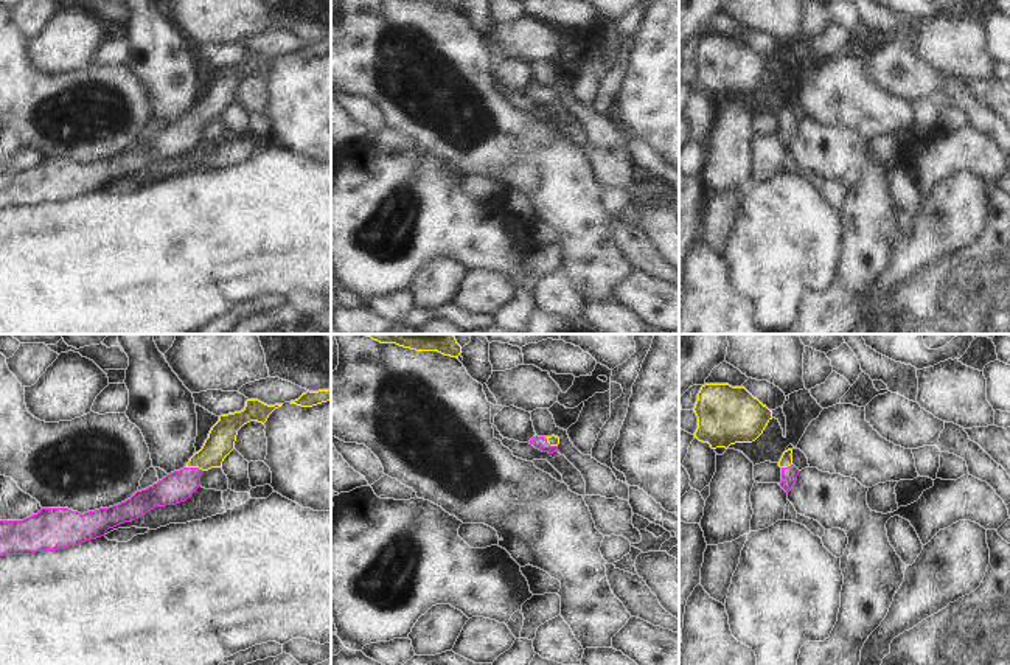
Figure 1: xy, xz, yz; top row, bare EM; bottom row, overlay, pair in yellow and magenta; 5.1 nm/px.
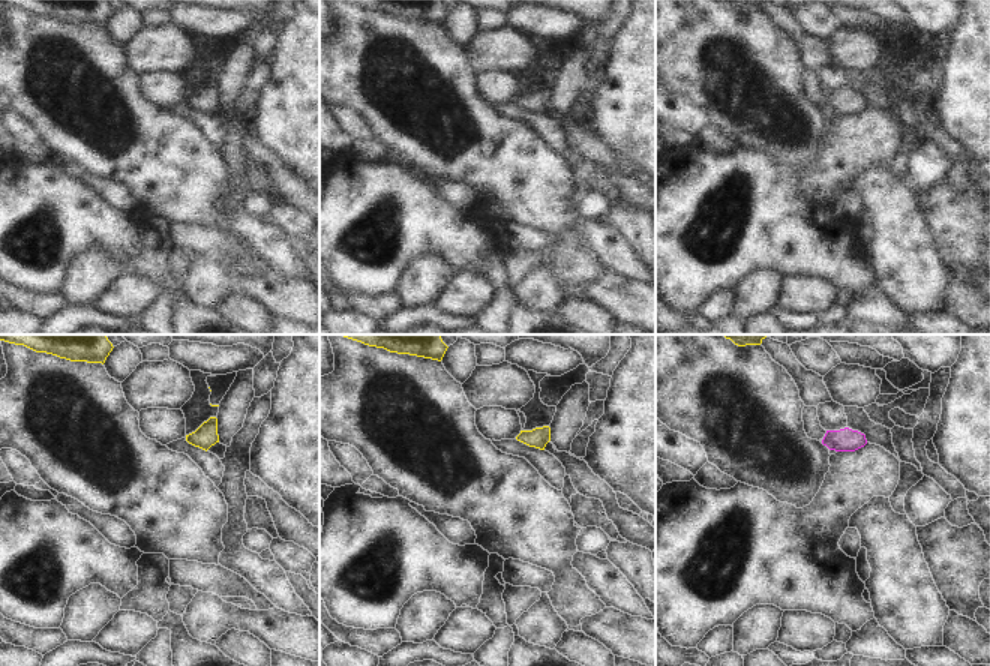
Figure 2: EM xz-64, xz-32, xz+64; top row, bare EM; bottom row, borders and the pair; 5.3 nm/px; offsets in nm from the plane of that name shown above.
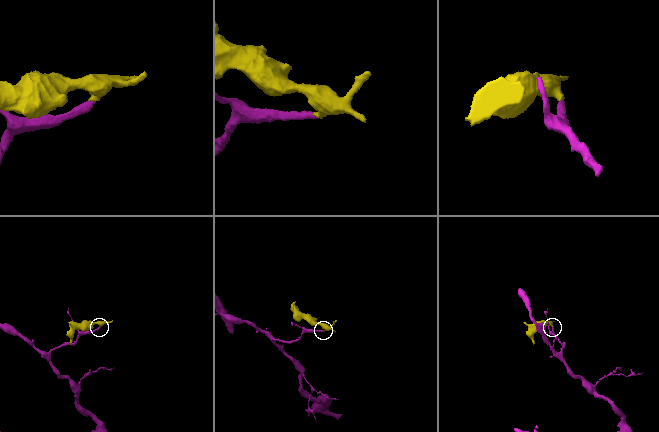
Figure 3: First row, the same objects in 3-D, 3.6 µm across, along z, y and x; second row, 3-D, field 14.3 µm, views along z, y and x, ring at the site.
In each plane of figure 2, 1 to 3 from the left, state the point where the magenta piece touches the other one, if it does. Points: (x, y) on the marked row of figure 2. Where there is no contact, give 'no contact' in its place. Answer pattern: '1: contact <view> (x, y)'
1: no contact
2: no contact
3: no contact

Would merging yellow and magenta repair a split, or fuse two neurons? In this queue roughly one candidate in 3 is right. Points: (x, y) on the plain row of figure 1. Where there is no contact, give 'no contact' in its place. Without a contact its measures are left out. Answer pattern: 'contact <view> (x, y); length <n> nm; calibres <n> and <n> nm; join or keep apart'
contact xy (195, 118); length 90 nm; calibres 140 and 160 nm; join

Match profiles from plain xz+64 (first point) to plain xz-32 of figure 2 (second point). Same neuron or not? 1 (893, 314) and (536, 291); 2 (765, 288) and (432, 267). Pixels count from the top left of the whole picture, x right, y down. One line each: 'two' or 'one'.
1: one
2: one

